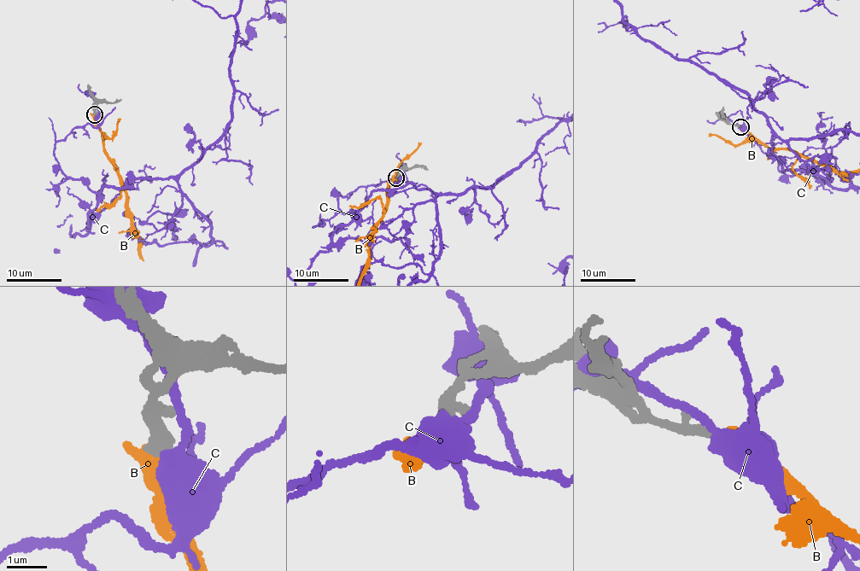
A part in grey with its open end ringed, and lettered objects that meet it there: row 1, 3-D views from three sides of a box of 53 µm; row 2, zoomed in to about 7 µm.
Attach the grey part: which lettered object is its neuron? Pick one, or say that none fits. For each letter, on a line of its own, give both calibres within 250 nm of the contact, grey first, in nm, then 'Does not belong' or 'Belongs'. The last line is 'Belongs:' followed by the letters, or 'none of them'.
B: Thickness 240 nm (grey) against 380 nm. Belongs
C: Thickness 240 nm (grey) against 360 nm. Does not belong
Belongs: B

